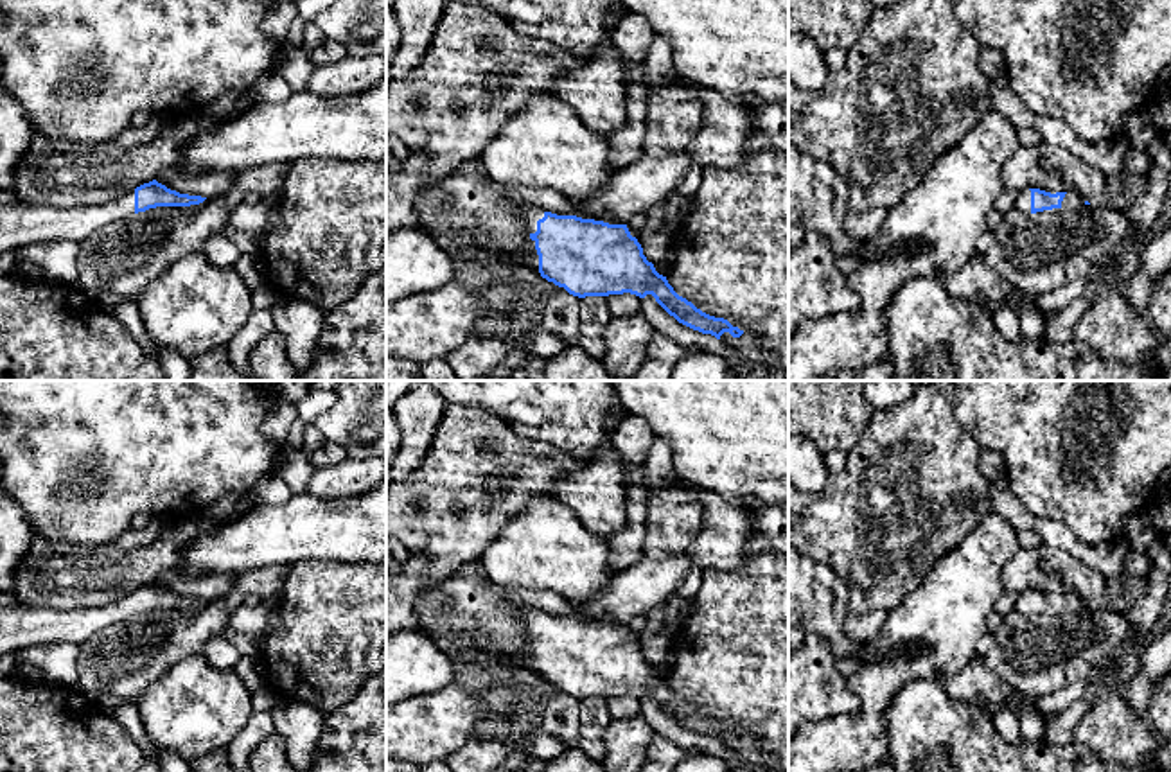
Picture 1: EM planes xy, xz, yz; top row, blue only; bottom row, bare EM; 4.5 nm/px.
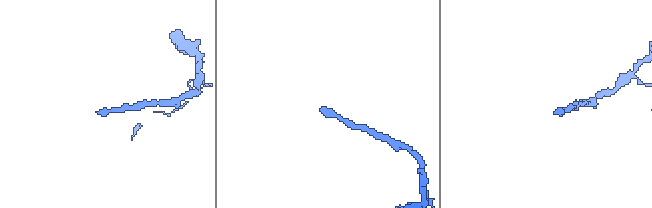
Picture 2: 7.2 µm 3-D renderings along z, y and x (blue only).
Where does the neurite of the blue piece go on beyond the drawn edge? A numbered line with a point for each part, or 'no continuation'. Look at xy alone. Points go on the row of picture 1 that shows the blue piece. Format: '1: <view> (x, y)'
1: xy (20, 225)

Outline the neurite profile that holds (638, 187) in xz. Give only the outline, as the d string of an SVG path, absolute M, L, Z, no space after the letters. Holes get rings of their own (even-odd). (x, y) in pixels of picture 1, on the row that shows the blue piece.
M688 149L659 158L643 154L625 169L612 172L593 197L569 199L569 203L596 217L614 215L620 224L627 224L632 215L648 212L657 201L672 196L691 165L695 160Z

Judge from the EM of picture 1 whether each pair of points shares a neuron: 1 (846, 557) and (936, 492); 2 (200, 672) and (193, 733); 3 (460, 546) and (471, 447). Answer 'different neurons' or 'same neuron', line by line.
1: same neuron
2: same neuron
3: same neuron

